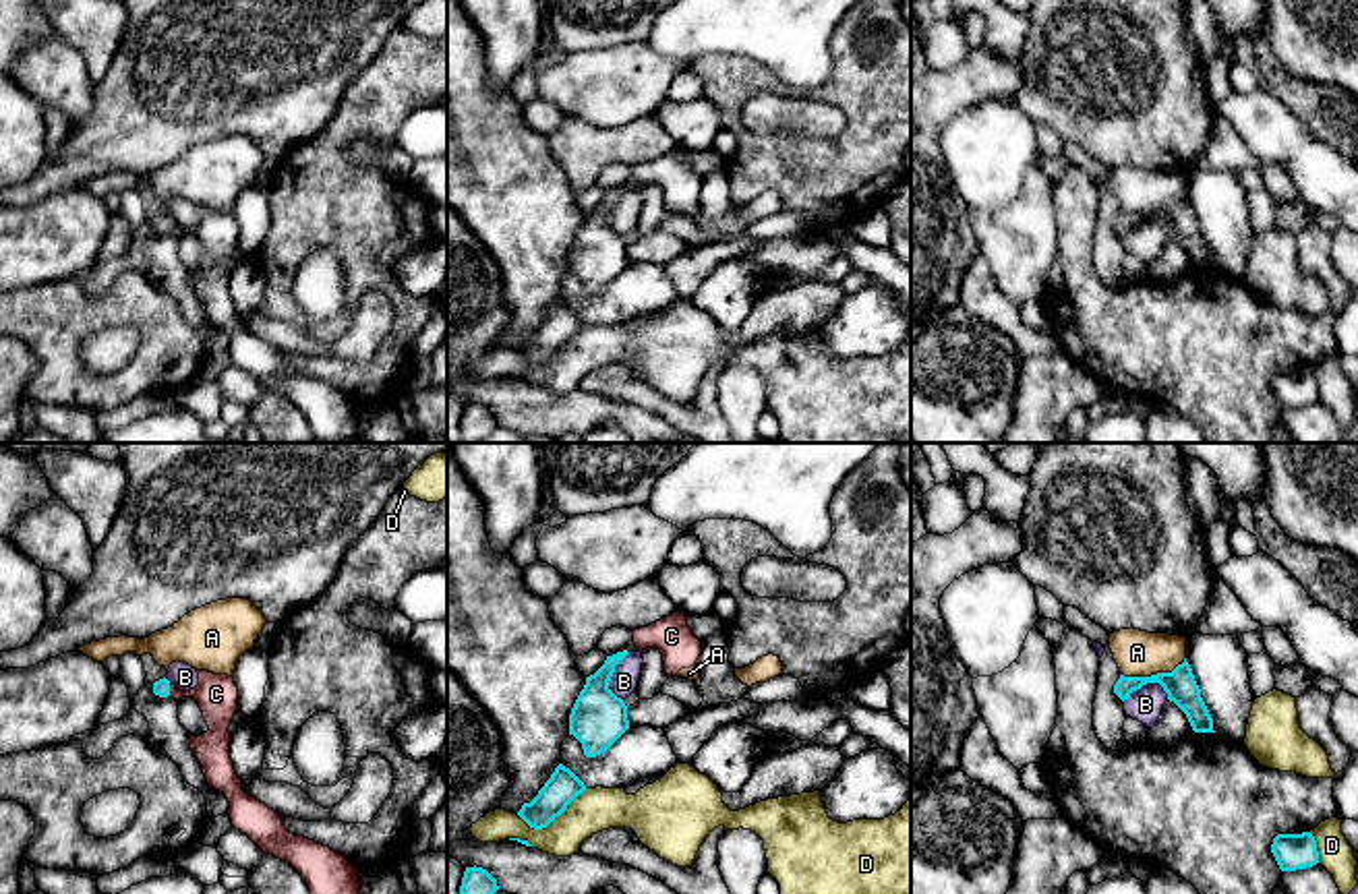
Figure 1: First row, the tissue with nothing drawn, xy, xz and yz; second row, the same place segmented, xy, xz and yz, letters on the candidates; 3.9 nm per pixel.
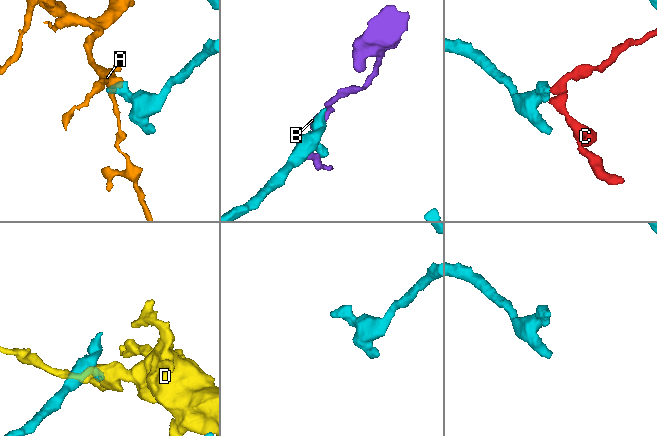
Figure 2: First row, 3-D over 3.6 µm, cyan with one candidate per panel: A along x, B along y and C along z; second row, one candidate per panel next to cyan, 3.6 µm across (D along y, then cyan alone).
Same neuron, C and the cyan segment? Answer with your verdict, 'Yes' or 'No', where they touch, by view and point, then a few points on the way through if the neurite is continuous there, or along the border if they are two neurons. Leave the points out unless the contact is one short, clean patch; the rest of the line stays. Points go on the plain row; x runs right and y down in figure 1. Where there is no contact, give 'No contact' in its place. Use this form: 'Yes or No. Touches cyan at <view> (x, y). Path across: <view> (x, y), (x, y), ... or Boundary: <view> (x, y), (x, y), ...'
Yes. Touches cyan at xy (168, 226). Path across: xy (160, 224), (168, 226), (216, 230)

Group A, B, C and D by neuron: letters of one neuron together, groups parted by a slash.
A / B / C / D

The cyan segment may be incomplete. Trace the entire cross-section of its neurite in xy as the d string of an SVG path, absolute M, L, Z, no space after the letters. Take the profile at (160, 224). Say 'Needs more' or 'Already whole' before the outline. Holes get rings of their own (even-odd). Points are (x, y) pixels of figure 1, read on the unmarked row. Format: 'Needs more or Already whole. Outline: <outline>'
Needs more. Outline: M199 207L199 221L180 228L166 213L153 219L159 234L193 234L209 263L201 273L190 273L190 286L203 302L209 323L224 329L232 362L246 370L265 391L290 399L311 426L311 443L346 443L358 437L358 406L340 389L286 366L279 350L242 327L232 294L228 267L238 248L234 213Z

